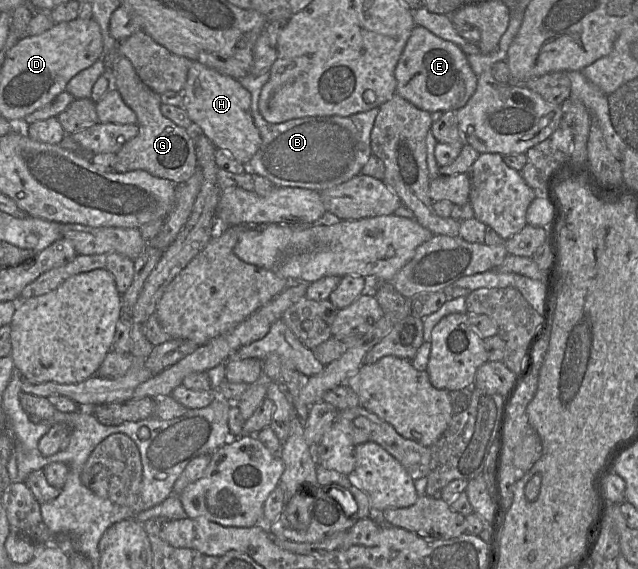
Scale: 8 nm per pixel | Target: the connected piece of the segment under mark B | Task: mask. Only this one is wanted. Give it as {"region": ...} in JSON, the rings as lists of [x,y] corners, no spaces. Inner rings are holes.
{"region":[[[264,29],[253,48],[253,63],[249,73],[238,79],[251,94],[251,113],[261,137],[261,145],[247,163],[247,169],[270,180],[275,188],[299,187],[319,192],[359,175],[372,155],[371,131],[378,108],[347,117],[308,116],[279,124],[268,123],[259,112],[258,102],[276,58],[277,50],[270,46],[269,36]]]}

